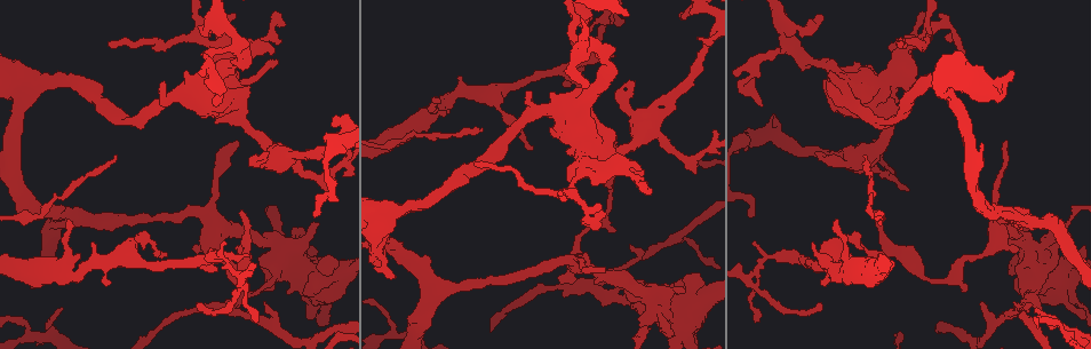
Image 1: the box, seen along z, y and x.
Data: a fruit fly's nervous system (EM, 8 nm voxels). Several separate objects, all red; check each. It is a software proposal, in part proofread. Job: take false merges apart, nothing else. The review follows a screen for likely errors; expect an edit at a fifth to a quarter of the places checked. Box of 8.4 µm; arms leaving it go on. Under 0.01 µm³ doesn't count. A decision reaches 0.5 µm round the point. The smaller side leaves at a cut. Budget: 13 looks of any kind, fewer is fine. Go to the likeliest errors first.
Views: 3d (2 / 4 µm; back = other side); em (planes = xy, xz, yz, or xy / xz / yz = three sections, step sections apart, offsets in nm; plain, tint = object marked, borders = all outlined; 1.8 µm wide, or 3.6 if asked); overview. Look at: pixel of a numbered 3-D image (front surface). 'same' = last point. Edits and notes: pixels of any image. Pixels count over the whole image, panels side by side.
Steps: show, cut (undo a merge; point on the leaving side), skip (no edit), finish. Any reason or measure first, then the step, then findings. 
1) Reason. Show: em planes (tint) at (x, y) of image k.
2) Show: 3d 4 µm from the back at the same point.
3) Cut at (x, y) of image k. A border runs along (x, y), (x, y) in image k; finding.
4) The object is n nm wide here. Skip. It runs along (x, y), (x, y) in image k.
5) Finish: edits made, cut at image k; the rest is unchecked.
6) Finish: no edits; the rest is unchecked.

Abrupt turn. Show: em yz step 16 (plain) at (239, 275) of image 1.

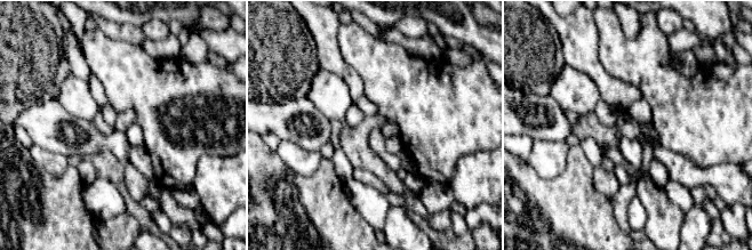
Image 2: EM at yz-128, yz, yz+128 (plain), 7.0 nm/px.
Show: em yz step 16 (tint) at the same point.

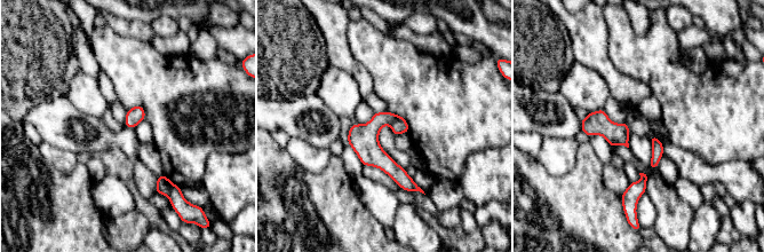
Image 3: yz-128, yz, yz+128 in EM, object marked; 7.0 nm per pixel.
Cut at (364, 139) of image 3. A border runs along (397, 116), (389, 124) in image 3; two cells meet here.

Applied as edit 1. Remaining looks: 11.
Arms part here. Show: em 3.6 µm xz step 4 (tint) at (592, 283) of image 1.

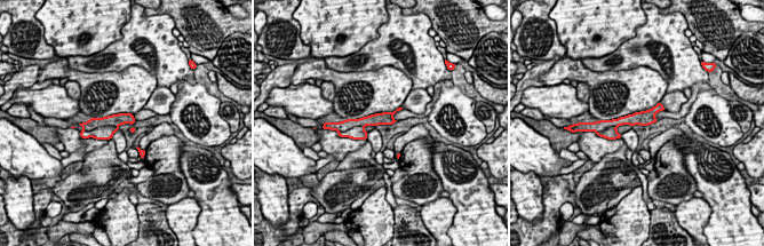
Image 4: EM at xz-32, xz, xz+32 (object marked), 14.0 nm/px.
Cut at (116, 120) of image 4. The part that leaves runs along (660, 108), (645, 118), (605, 125) in image 4; a second cell is stuck on.

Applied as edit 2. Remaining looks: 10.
Show: overview.

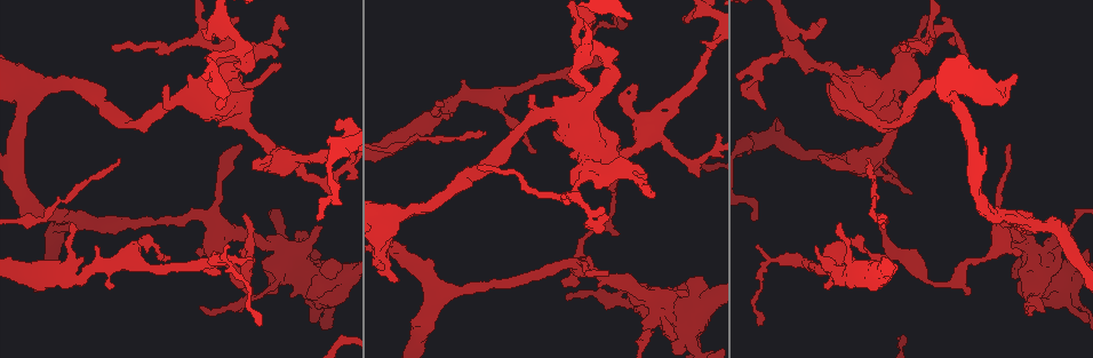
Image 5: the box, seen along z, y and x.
Calibre changes. Show: em planes (tint) at (301, 258) of image 5.

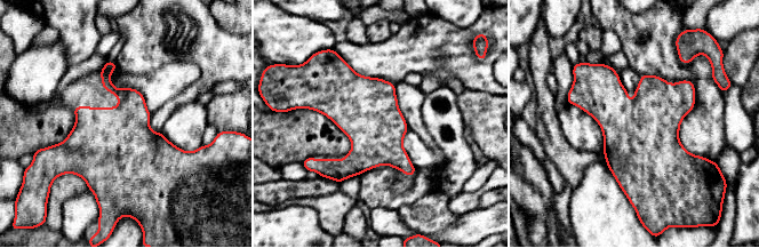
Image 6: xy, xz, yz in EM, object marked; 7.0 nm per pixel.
Skip. Continuous, no second cell.

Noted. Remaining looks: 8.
Calibre changes. Show: em 3.6 µm xz step 8 (tint) at (873, 91) of image 5.

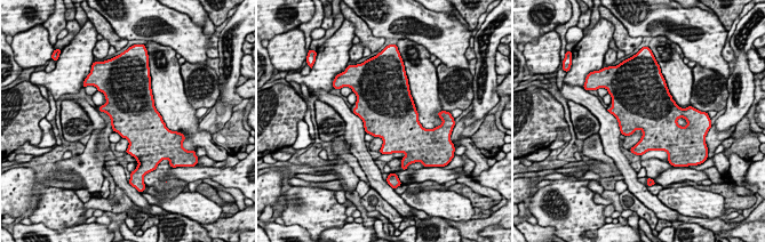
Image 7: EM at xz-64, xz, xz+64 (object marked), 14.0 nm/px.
The object is 480 nm wide here. Skip. All the same cell.

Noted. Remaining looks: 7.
Show: em 3.6 µm yz step 4 (tint) at (838, 157) of image 5.

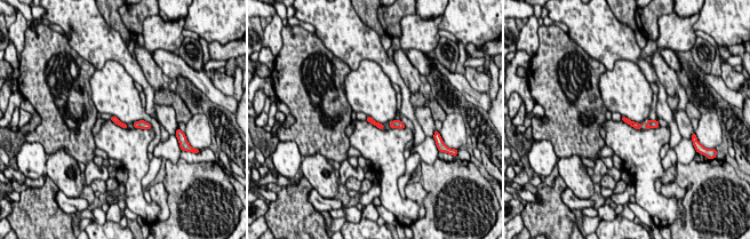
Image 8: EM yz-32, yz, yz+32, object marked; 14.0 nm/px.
Cut it another way. Show: em 3.6 µm planes (tint) at the same point.

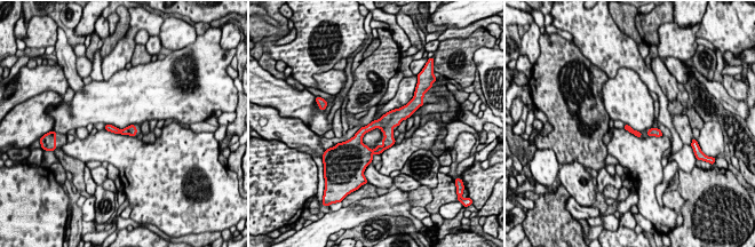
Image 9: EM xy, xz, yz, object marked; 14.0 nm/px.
The object is 90 nm wide here. Skip. It runs along (403, 110), (366, 159) in image 9; continuous, no second cell.

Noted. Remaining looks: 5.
Finish: edits made, cut at image 3, cut at image 4; the rest is unchecked.

